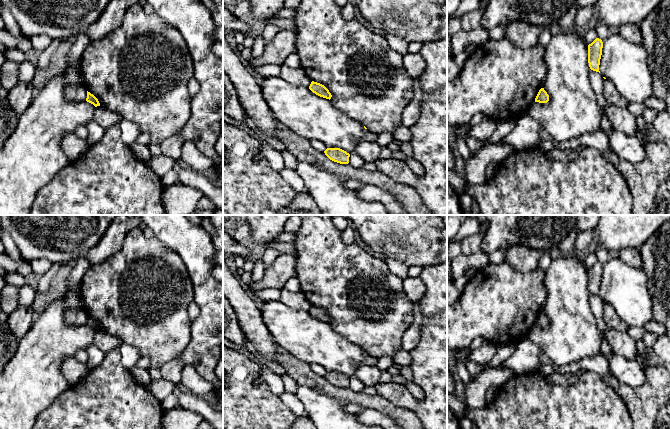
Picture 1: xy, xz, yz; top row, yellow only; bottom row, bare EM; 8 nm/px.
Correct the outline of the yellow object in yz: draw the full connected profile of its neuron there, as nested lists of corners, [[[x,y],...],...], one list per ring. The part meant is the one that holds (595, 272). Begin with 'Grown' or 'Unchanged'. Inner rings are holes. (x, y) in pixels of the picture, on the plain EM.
Unchanged. [[[596,262],[588,269],[588,287],[591,294],[599,296],[600,283],[602,279],[603,266]]]

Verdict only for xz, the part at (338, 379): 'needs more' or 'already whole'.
already whole

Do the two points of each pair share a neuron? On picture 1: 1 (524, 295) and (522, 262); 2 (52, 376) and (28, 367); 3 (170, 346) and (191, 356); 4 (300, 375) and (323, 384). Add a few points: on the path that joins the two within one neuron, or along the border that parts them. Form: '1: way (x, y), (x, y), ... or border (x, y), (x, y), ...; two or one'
1: border (505, 260), (520, 272), (536, 269); two
2: way (46, 376), (37, 376), (34, 373); one
3: border (191, 330), (191, 339), (186, 347), (162, 365); two
4: way (306, 377), (317, 382); one

